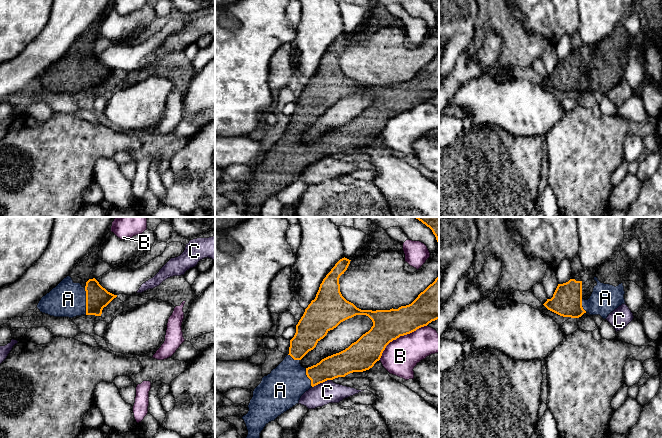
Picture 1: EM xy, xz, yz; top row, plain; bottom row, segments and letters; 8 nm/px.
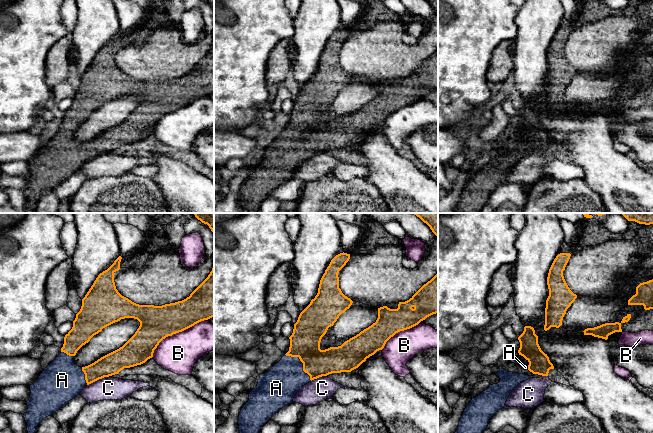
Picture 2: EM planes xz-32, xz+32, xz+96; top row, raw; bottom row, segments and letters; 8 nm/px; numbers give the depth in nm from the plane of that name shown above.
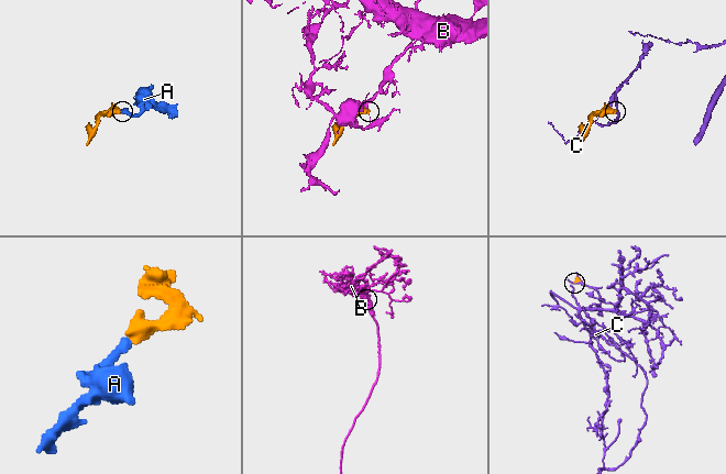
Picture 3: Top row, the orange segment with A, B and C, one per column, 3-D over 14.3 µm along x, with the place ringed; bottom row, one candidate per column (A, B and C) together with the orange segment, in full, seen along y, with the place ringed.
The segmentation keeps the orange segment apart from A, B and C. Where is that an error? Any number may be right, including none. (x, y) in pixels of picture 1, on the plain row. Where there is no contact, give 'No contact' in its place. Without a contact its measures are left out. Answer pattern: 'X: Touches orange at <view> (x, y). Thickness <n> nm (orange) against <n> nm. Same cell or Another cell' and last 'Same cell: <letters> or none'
A: Touches orange at xy (86, 77). Thickness 190 nm (orange) against 280 nm. Same cell
B: Touches orange at xz (399, 112). Thickness 260 nm (orange) against 280 nm. Another cell
C: Touches orange at xz (321, 158). Thickness 190 nm (orange) against 180 nm. Another cell
Same cell: A

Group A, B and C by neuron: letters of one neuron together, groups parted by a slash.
A / B / C

